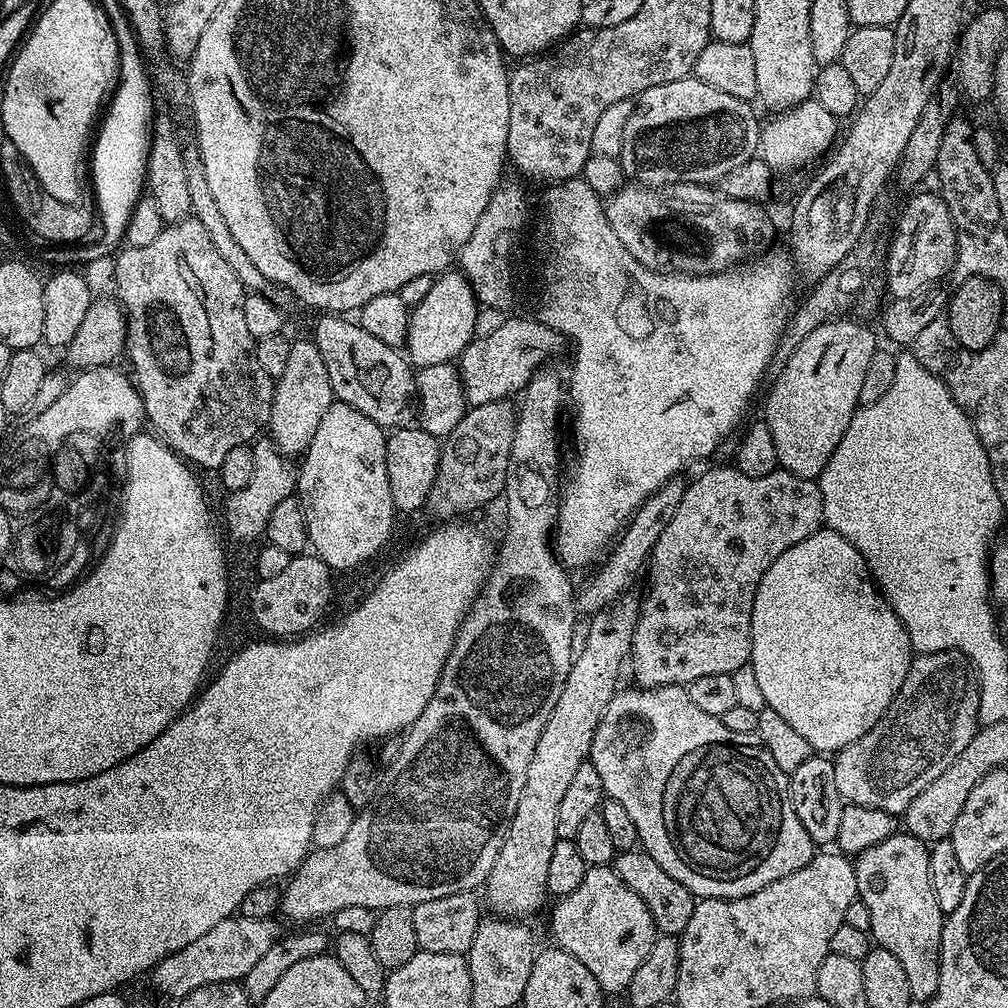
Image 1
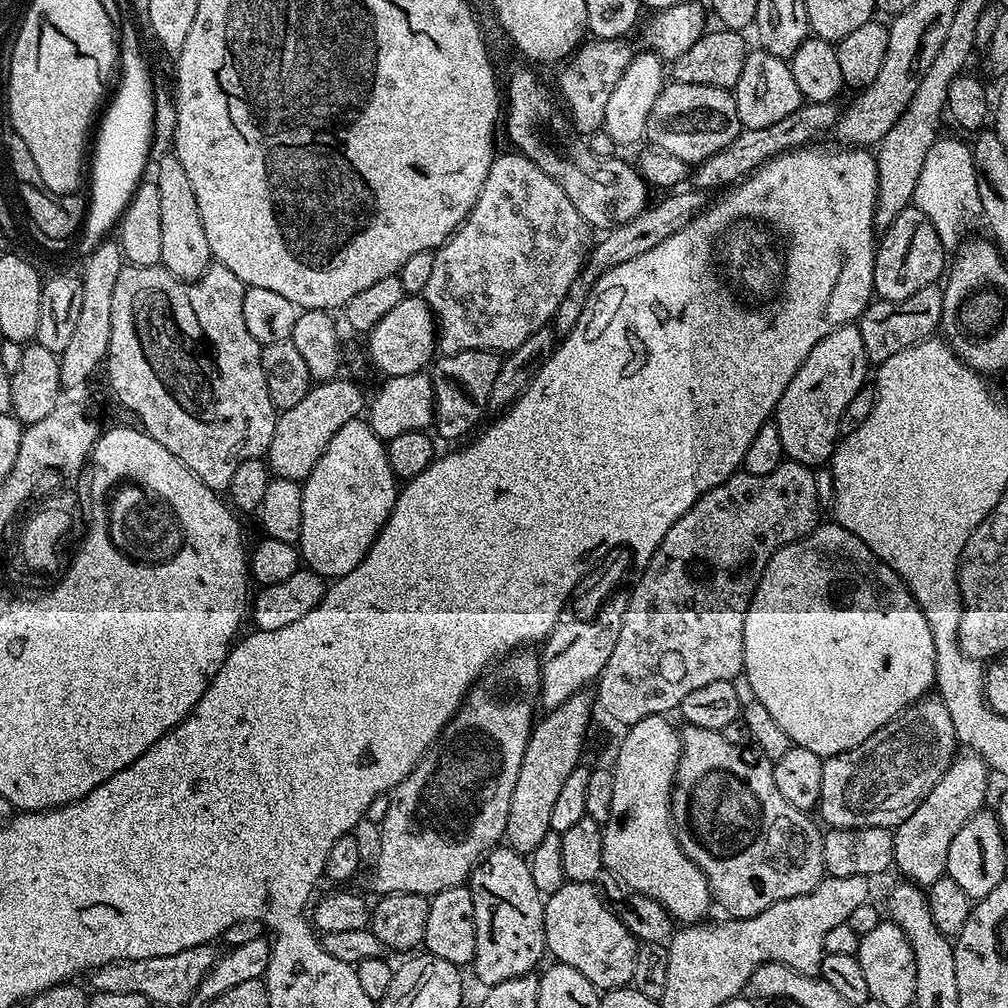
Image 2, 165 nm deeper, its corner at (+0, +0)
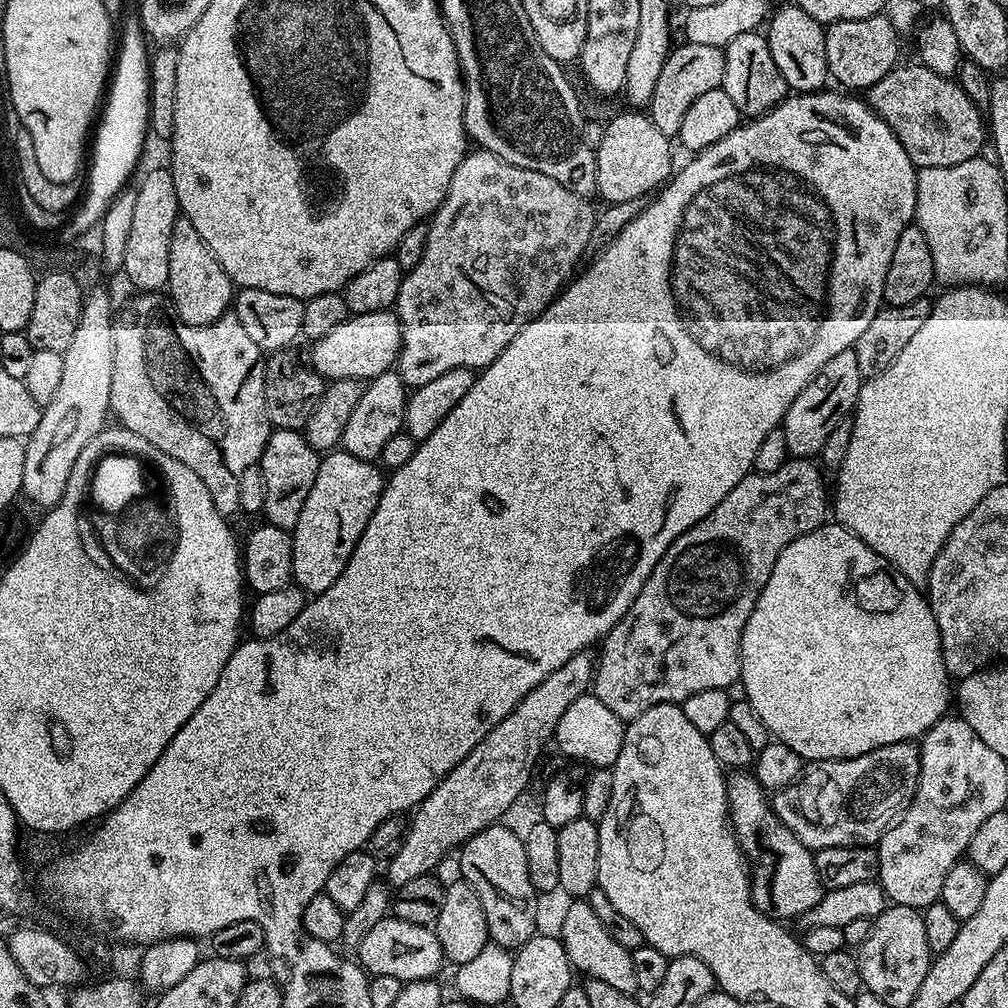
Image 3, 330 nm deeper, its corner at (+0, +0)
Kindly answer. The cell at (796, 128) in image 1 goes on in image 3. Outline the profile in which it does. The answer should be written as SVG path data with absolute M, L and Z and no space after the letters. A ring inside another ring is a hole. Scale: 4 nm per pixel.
M759 31L738 34L734 42L724 47L724 61L726 70L722 87L726 94L730 94L734 106L738 106L741 117L762 116L777 104L781 104L789 95L790 89L786 78L782 78L782 74L778 74L778 66L774 66L767 35Z

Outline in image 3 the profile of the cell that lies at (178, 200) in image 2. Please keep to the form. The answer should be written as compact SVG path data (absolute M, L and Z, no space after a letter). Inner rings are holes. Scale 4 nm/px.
M183 215L174 222L174 234L170 234L170 274L166 292L176 315L190 326L212 324L226 315L234 304L232 280L224 273L206 242L202 242L198 230L194 230Z

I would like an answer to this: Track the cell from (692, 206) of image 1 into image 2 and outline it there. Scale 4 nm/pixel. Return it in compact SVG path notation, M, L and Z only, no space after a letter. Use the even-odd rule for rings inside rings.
M528 68L518 69L509 78L508 92L506 88L506 120L508 116L508 136L512 139L511 147L520 155L530 158L530 162L534 162L538 170L546 170L546 174L550 174L550 178L554 178L554 182L558 182L558 186L566 190L566 198L574 202L574 210L582 214L589 229L615 228L616 225L630 222L630 218L642 214L650 204L648 200L650 188L641 178L639 171L633 165L631 168L626 161L618 160L619 158L605 158L592 153L587 143L571 144L568 139L574 136L574 132L570 127L569 117L558 103L557 97L553 93L552 96L544 89L543 82Z

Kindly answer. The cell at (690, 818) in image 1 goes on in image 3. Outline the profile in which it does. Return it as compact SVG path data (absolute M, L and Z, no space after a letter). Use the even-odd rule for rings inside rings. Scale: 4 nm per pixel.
M740 770L727 777L728 781L728 818L736 833L736 841L739 842L744 852L744 859L750 865L752 878L752 905L762 914L771 916L773 920L789 922L795 916L807 917L811 908L818 906L818 902L825 894L825 888L818 878L816 869L816 857L813 849L810 849L795 836L793 832L783 824L772 809L772 801L766 795L766 790L756 781L755 775Z

